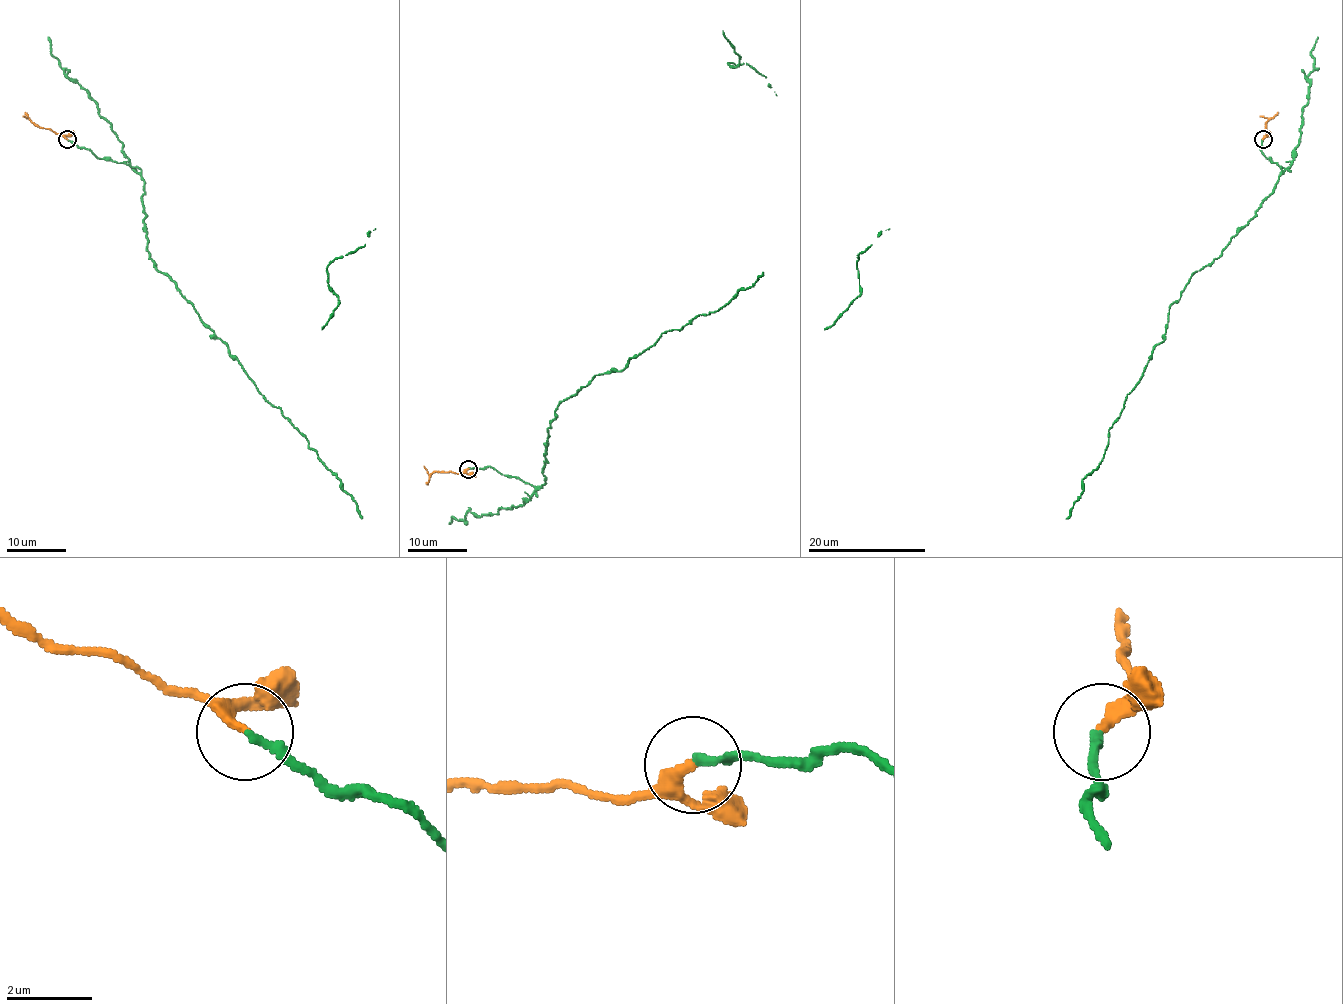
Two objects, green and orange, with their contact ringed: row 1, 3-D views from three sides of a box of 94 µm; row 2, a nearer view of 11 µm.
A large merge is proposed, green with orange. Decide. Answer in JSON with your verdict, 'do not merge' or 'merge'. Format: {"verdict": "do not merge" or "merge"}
{"verdict": "merge"}

